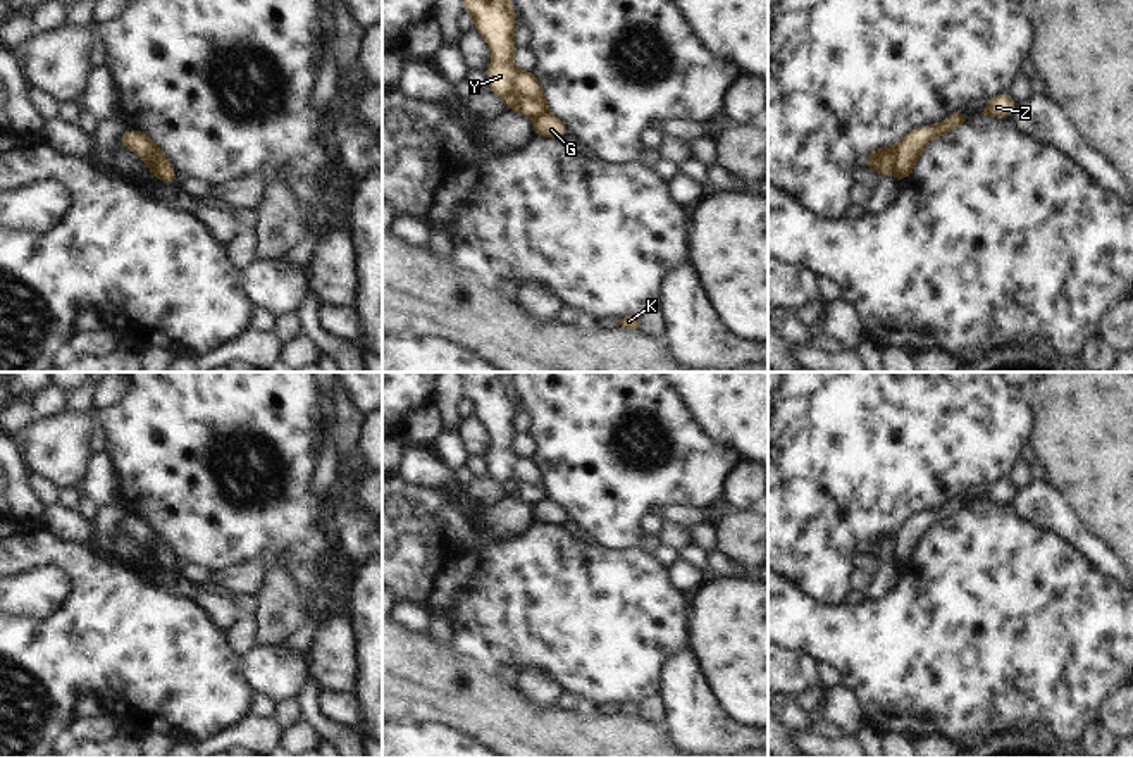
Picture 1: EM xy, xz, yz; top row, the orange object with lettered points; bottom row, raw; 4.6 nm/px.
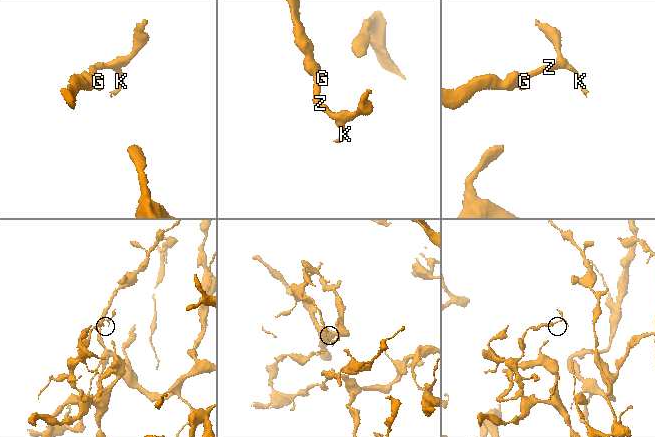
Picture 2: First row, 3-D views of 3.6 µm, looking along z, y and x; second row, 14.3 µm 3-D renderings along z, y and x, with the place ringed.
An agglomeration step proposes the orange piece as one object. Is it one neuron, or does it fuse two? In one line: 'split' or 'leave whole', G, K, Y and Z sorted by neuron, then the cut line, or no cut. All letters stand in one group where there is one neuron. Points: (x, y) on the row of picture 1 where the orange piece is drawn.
split; G K Z / Y; cut in yz along (897, 147), (891, 171)

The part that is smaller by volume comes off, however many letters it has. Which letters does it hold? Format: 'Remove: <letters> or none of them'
Remove: G, K, Z

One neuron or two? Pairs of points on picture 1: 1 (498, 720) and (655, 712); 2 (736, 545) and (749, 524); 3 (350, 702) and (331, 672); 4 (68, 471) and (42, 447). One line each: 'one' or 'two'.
1: two
2: one
3: two
4: one

